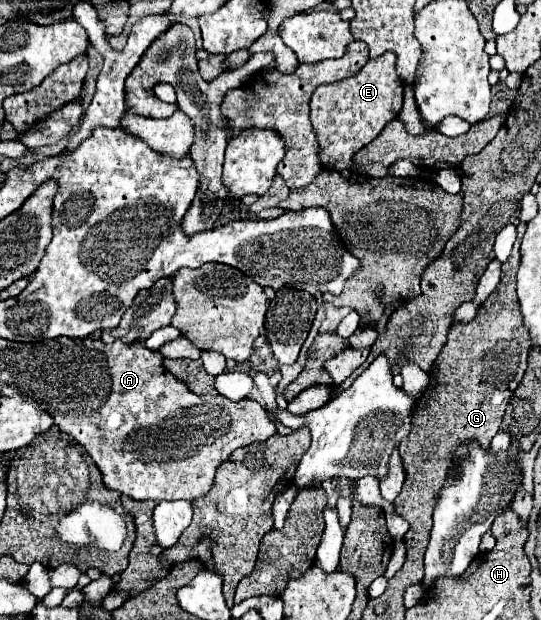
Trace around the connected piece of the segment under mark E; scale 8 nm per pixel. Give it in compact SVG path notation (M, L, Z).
M384 53L368 63L352 77L320 85L310 101L310 121L318 139L318 159L324 169L354 169L352 157L370 141L374 141L386 123L402 109L404 81L396 73L396 55Z

